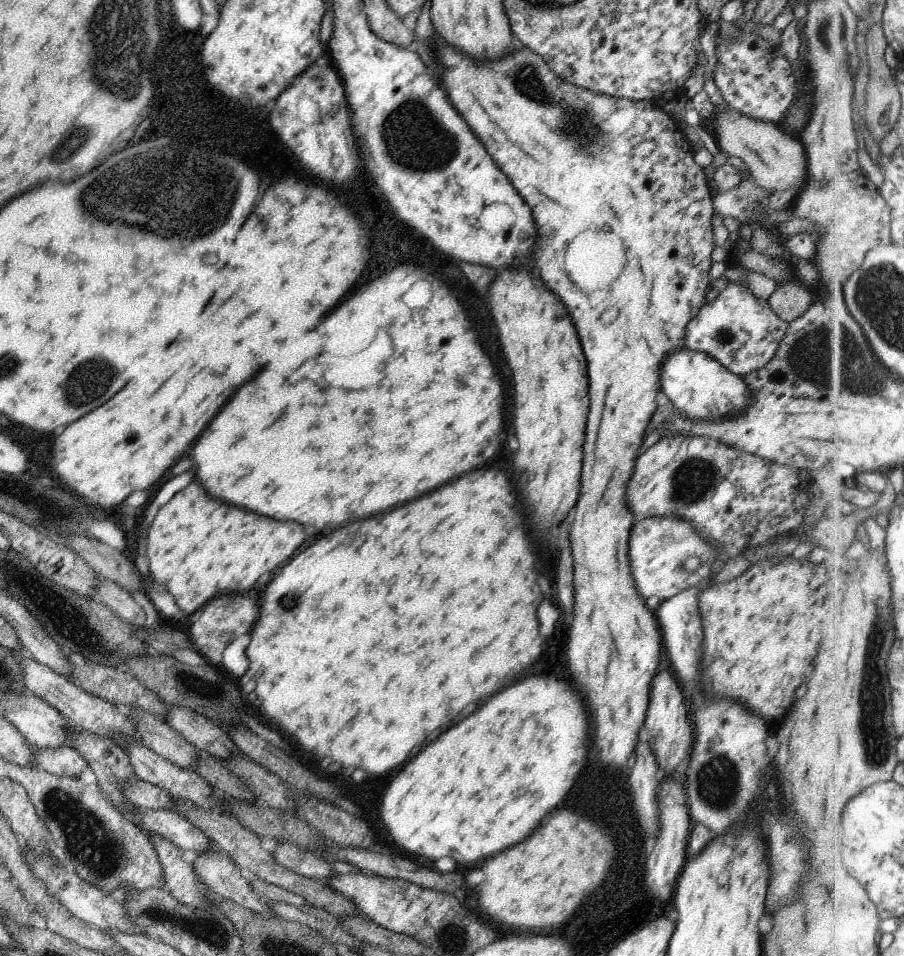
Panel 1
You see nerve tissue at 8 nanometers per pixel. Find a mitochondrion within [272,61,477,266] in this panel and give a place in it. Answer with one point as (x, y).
(414, 137)

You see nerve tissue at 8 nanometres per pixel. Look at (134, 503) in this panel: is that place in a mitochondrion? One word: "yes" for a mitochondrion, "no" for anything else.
no

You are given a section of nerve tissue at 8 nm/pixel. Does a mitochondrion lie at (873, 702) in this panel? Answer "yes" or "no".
yes

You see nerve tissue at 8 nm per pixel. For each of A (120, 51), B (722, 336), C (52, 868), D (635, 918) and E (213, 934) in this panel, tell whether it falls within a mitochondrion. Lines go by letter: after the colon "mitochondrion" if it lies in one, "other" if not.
A: mitochondrion
B: mitochondrion
C: mitochondrion
D: other
E: mitochondrion

